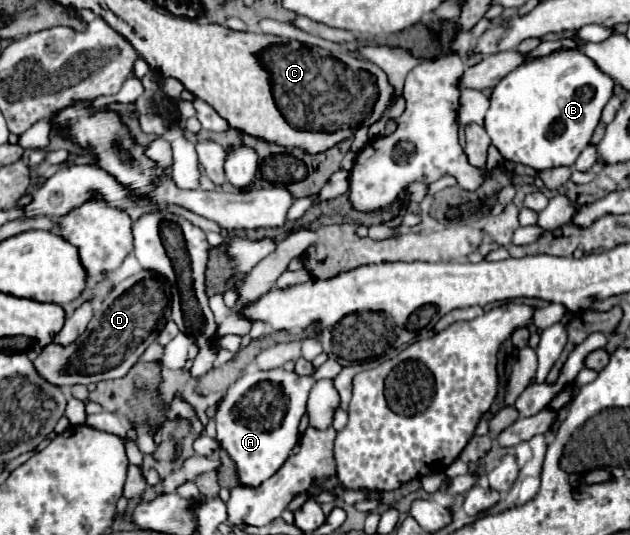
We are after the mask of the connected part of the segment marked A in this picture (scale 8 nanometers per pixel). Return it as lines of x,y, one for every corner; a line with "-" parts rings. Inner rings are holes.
330,357
315,374
309,376
288,373
284,369
256,371
240,377
236,387
228,389
214,417
218,431
216,439
236,463
242,485
258,487
282,467
296,443
298,425
306,413
304,403
308,401
312,386
320,379
334,379
341,370
336,359

